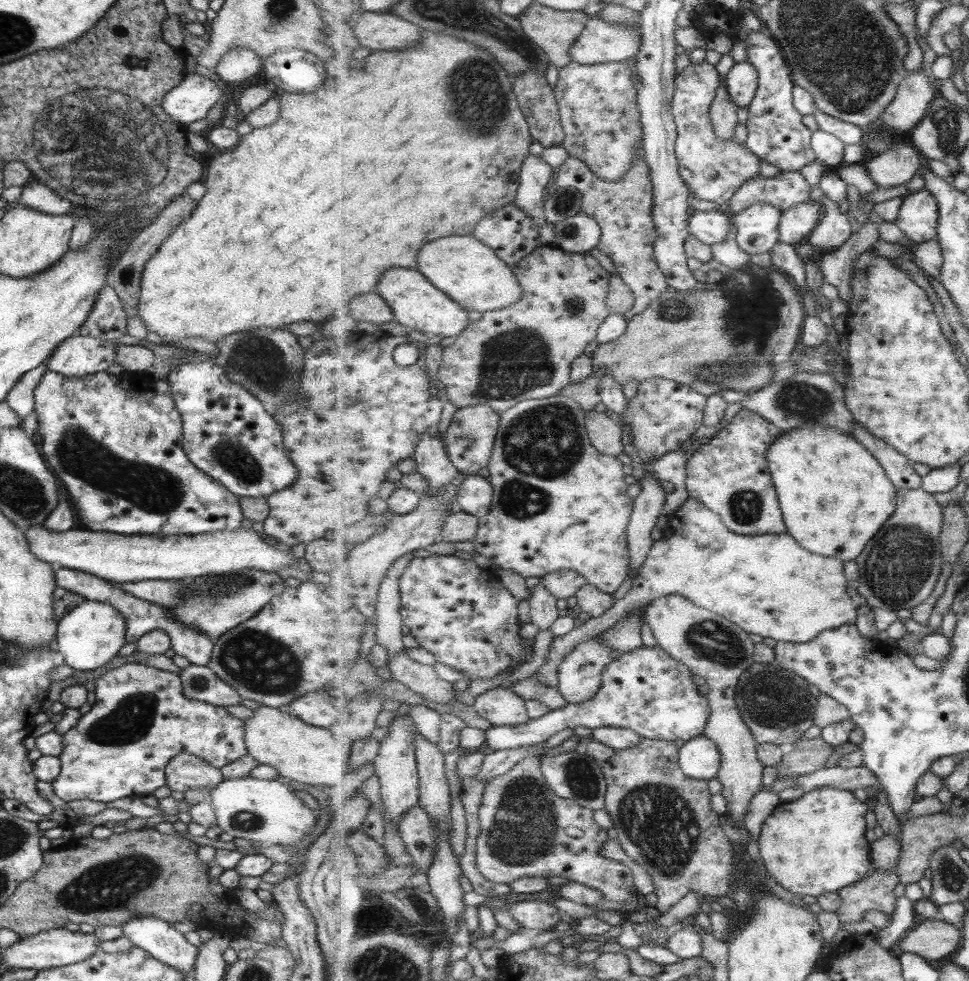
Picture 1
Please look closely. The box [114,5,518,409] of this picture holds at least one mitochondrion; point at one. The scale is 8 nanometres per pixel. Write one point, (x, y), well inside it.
(468, 83)

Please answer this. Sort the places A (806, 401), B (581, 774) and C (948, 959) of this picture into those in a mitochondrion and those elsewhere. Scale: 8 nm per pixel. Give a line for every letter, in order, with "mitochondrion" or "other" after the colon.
A: mitochondrion
B: mitochondrion
C: other

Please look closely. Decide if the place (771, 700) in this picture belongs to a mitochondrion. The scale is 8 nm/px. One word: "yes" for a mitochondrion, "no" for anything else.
yes

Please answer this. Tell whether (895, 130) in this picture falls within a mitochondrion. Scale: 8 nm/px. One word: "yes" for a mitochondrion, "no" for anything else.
no

